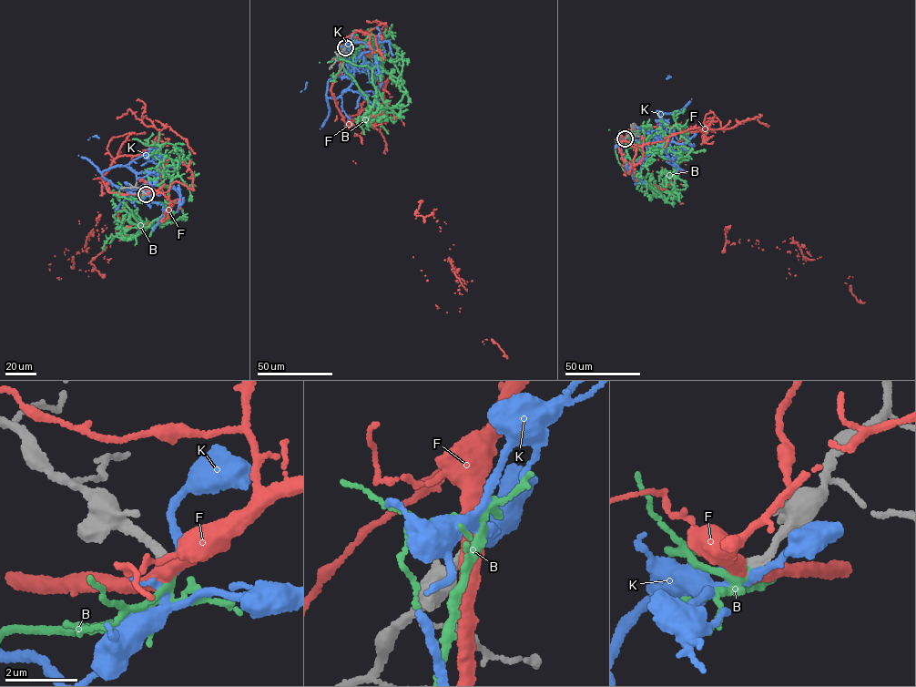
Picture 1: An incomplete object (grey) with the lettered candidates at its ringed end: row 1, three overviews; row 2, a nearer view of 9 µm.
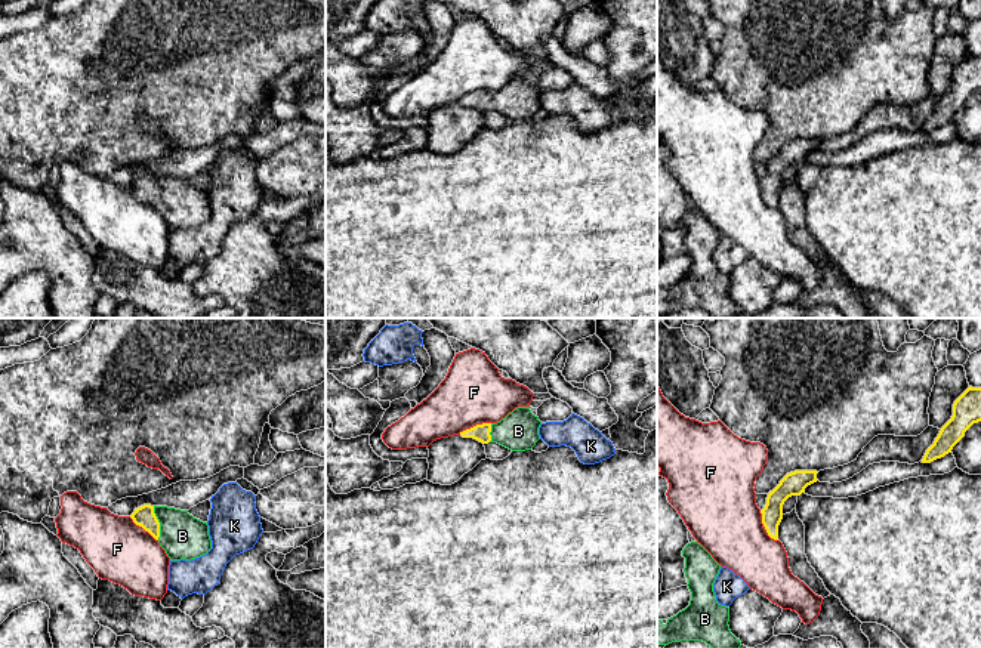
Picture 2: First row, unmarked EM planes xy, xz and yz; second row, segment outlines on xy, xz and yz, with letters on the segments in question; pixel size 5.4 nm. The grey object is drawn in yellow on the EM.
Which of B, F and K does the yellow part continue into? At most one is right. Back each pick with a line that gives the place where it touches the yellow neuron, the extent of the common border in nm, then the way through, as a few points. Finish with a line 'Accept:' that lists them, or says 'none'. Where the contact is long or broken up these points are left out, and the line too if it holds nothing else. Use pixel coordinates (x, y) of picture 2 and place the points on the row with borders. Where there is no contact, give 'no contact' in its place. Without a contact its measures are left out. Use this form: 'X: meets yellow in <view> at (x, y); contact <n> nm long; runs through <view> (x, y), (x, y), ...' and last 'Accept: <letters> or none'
B: meets yellow in xy at (159, 522); contact 190 nm long; runs through xy (144, 517), (159, 522), (172, 527), (182, 536)
Accept: B

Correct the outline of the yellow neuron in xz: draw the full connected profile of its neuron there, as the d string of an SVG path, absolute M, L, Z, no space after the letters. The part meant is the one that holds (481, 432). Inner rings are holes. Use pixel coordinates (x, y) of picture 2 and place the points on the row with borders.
M518 407L497 423L482 423L460 432L463 438L473 438L482 444L497 442L512 451L531 450L540 439L542 422L530 407Z

